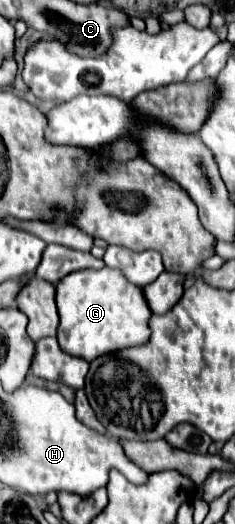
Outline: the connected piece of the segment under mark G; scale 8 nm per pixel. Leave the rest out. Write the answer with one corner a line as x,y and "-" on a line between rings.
80,269
66,275
56,285
56,305
60,315
58,343
68,355
92,361
108,351
148,341
148,319
152,313
146,305
144,293
116,269

